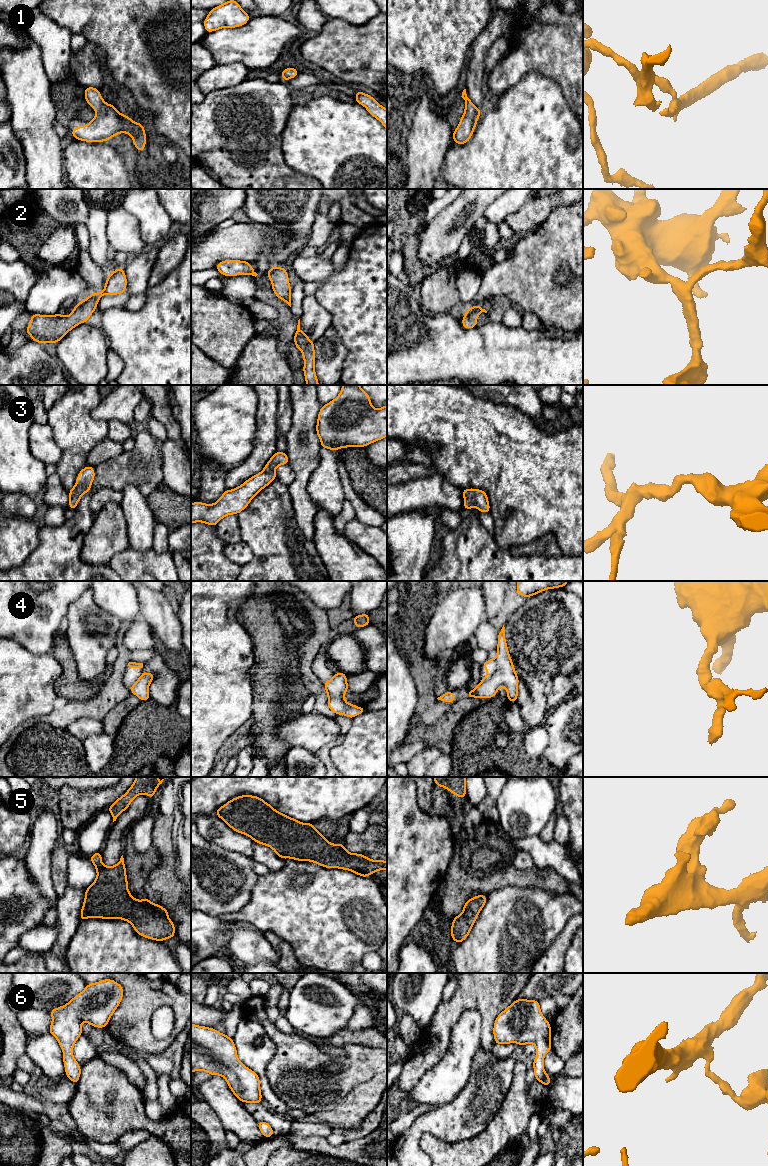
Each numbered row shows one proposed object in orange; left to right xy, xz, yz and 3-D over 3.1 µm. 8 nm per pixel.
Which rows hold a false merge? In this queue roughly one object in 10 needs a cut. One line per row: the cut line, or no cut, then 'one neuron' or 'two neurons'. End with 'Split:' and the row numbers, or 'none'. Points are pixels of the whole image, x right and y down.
1: no cut; one neuron
2: no cut; one neuron
3: no cut; one neuron
4: no cut; one neuron
5: no cut; one neuron
6: no cut; one neuron
Split: none

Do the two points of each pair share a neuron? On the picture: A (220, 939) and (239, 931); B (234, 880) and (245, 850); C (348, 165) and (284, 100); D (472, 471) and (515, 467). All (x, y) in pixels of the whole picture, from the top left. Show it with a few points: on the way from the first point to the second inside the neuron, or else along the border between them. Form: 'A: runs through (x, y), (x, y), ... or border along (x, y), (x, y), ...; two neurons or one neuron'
A: border along (230, 922), (227, 927), (230, 938), (225, 949); two neurons
B: border along (221, 847), (250, 858); two neurons
C: border along (296, 104), (291, 110), (283, 129); two neurons
D: runs through (483, 467), (504, 467); one neuron

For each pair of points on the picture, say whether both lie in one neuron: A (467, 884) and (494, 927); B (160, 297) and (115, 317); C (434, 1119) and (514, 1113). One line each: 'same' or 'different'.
A: different
B: same
C: different

